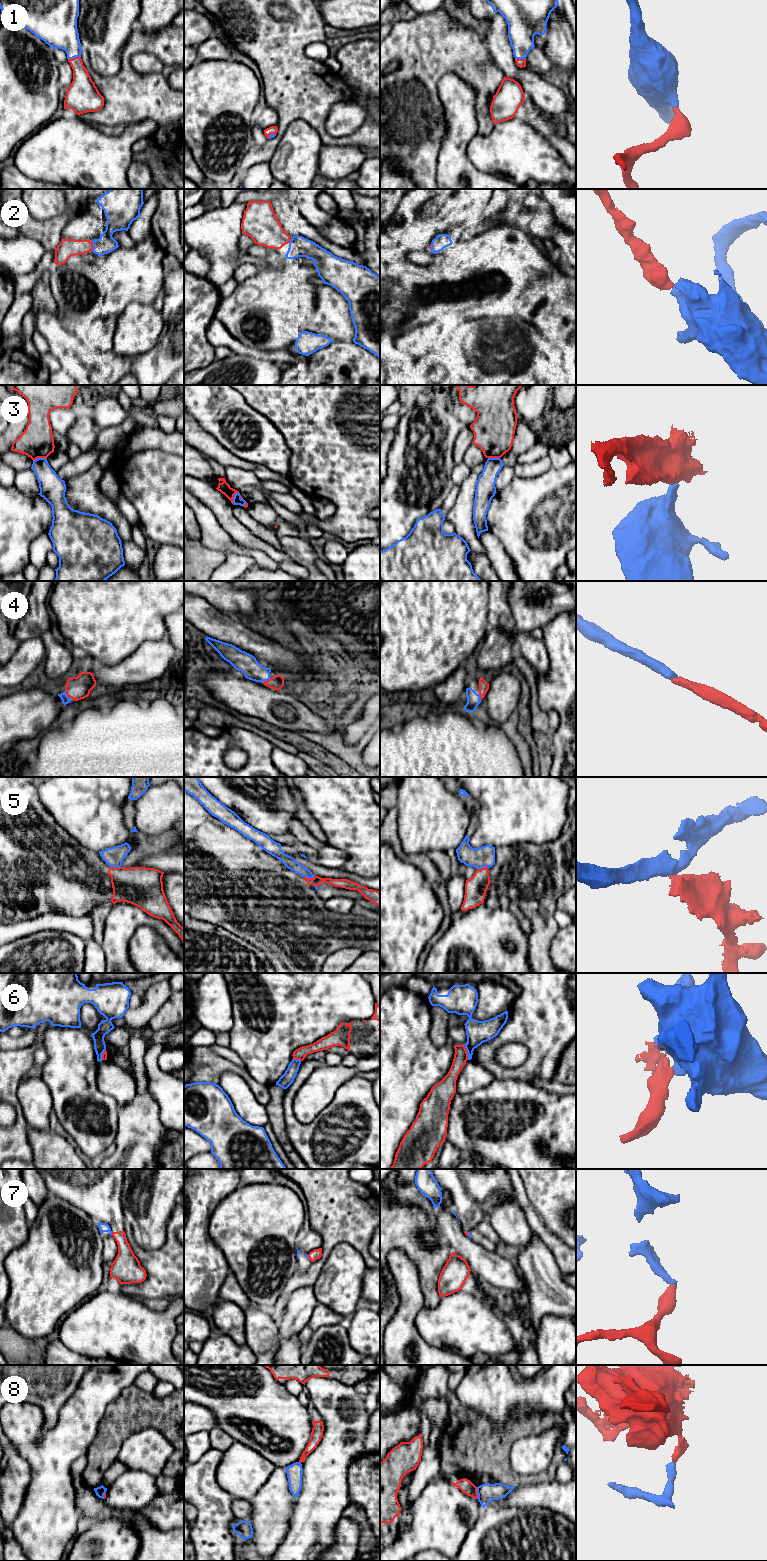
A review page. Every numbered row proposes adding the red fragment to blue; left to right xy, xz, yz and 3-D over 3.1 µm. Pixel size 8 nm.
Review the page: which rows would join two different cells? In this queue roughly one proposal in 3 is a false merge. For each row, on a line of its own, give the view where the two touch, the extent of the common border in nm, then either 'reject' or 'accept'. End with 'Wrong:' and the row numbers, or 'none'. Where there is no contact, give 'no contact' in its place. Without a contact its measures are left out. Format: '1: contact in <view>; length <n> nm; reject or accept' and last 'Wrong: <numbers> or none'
1: contact in xy; length 110 nm; accept
2: contact in xy; length 70 nm; accept
3: contact in xz; length 110 nm; reject
4: contact in xz; length 80 nm; accept
5: contact in xz; length 100 nm; reject
6: contact in yz; length 120 nm; reject
7: contact in xy; length 30 nm; reject
8: contact in yz; length 100 nm; reject
Wrong: 3, 5, 6, 7, 8

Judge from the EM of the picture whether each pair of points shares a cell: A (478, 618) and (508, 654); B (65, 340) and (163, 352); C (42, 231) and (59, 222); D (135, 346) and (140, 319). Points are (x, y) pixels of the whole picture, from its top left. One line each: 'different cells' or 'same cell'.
A: different cells
B: same cell
C: same cell
D: same cell

